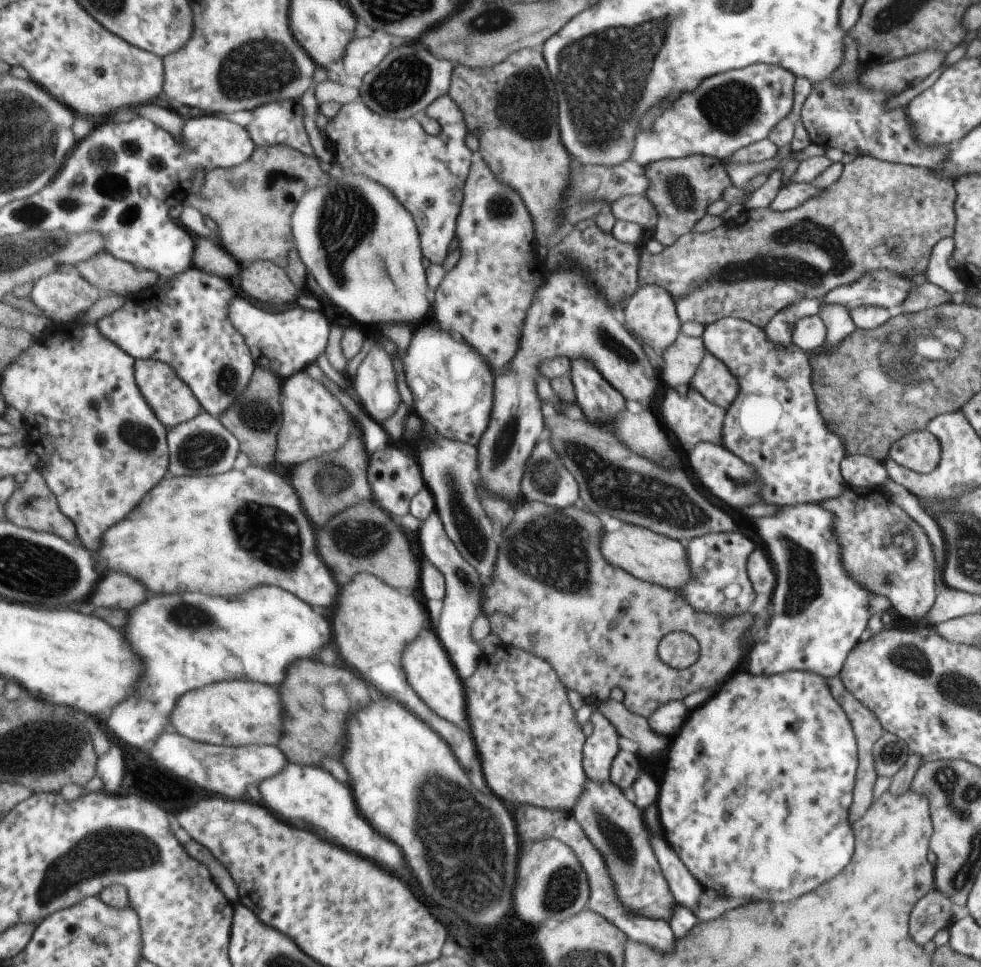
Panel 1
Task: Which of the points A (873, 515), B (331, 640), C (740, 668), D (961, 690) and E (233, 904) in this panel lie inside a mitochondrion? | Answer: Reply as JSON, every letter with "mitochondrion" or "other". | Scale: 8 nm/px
{"A":"mitochondrion","B":"other","C":"other","D":"mitochondrion","E":"other"}

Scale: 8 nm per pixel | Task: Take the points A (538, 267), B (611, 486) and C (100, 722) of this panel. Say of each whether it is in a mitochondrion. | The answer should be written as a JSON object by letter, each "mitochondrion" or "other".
{"A":"other","B":"mitochondrion","C":"other"}

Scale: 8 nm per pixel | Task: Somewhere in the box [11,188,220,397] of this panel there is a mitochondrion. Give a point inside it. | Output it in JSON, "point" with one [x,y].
{"point":[128,217]}

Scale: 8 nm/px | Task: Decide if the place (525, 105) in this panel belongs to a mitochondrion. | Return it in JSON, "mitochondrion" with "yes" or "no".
{"mitochondrion":"yes"}

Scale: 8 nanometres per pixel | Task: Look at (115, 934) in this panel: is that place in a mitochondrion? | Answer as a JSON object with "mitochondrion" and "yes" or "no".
{"mitochondrion":"no"}

